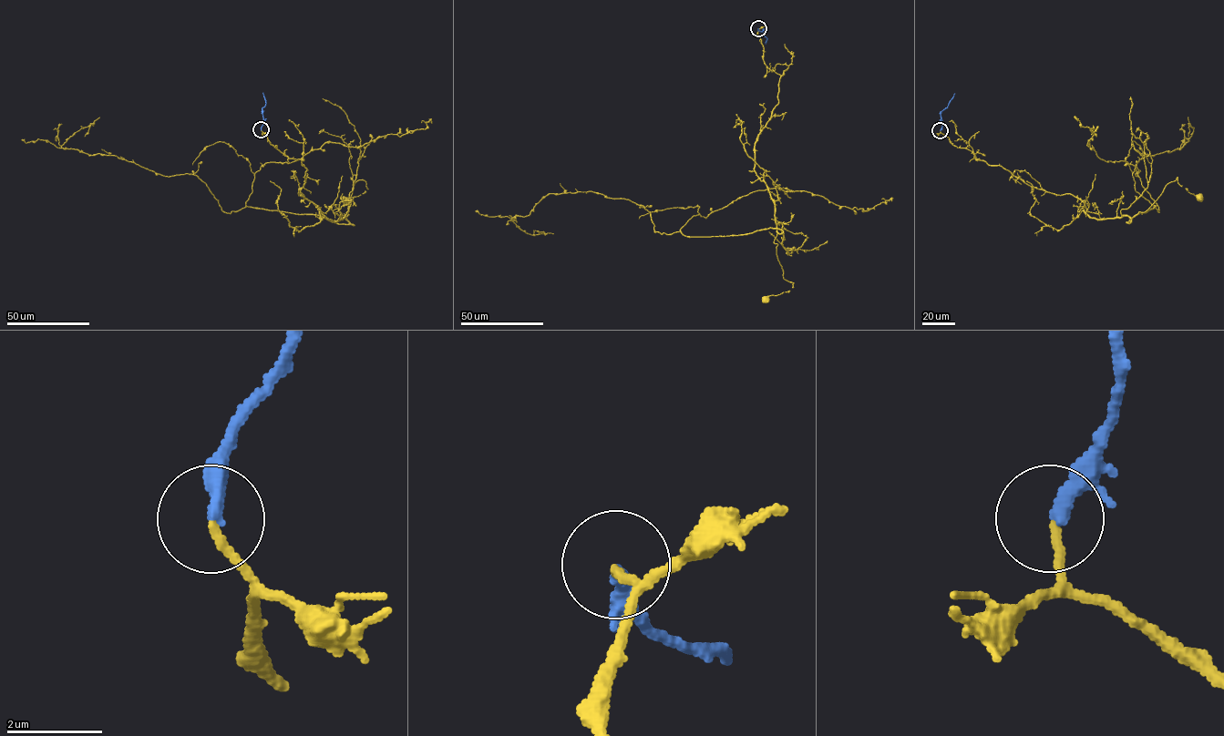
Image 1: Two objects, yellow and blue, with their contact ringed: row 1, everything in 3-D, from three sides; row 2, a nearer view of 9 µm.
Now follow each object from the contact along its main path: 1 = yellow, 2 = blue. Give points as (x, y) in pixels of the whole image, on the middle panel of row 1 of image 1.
1: (758, 28), (764, 62), (780, 76), (754, 169), (775, 205), (783, 278), (793, 282), (766, 299)
2: (758, 28), (761, 31), (764, 29), (764, 35), (767, 38), (766, 44)

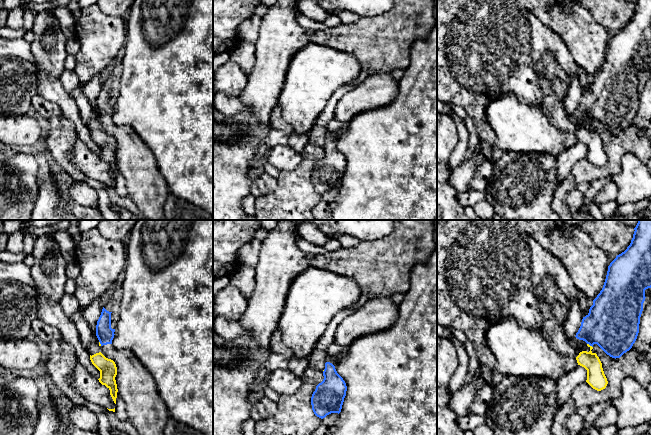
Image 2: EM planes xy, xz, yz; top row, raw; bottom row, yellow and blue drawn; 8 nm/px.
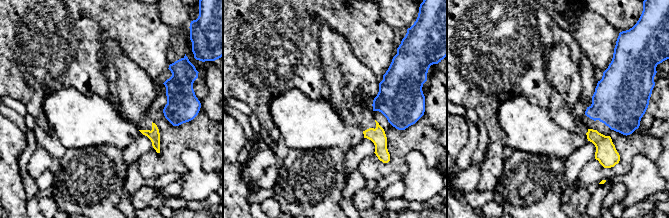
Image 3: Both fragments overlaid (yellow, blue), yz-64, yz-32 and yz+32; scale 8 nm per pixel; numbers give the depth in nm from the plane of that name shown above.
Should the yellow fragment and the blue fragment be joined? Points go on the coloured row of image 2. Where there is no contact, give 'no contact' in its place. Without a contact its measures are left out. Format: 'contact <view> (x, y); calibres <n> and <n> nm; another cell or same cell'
contact yz (589, 345); calibres 150 and 400 nm; another cell

